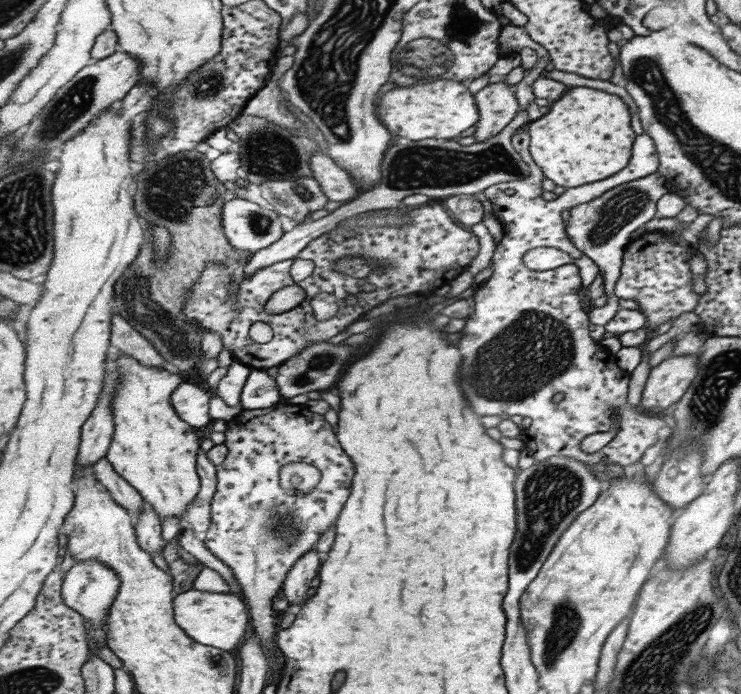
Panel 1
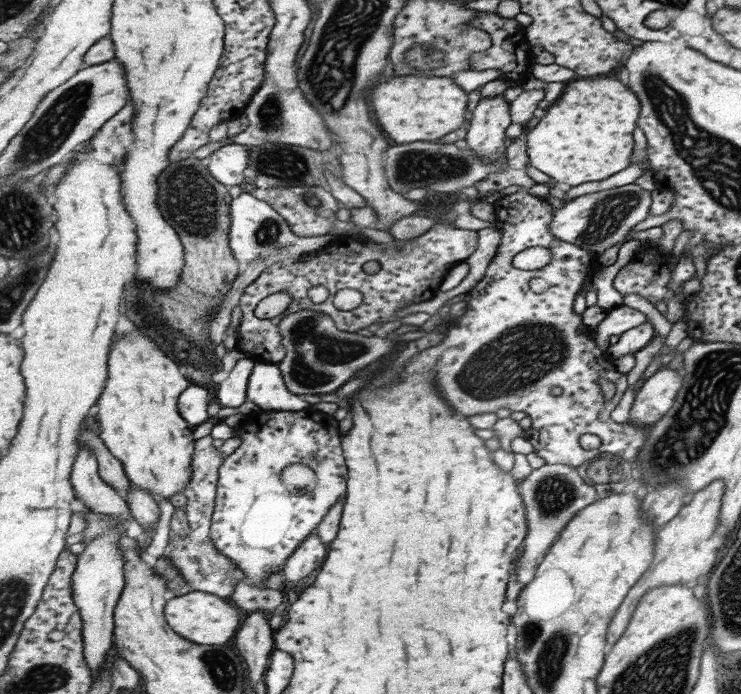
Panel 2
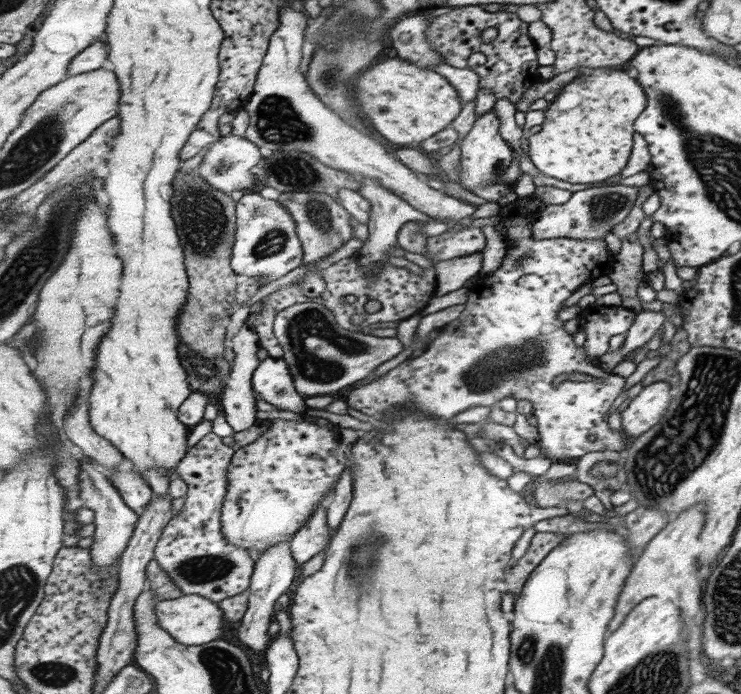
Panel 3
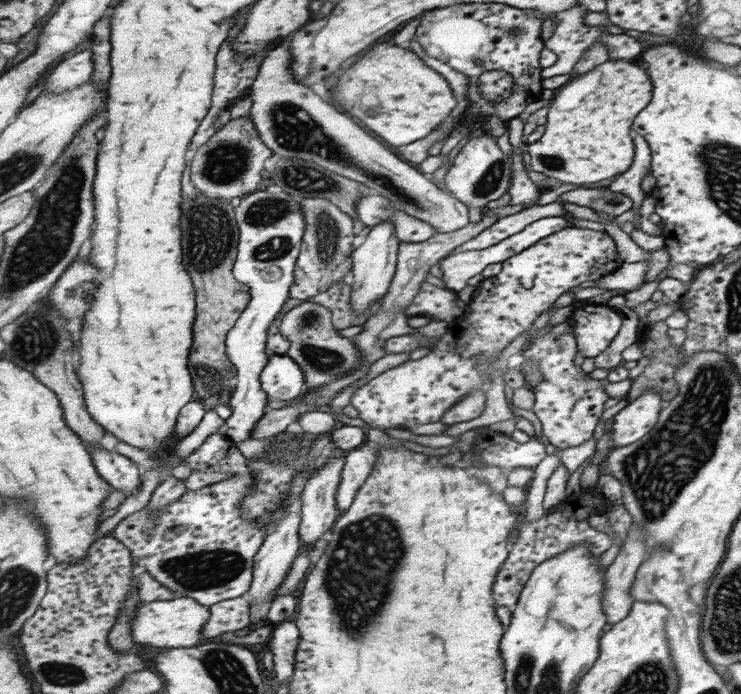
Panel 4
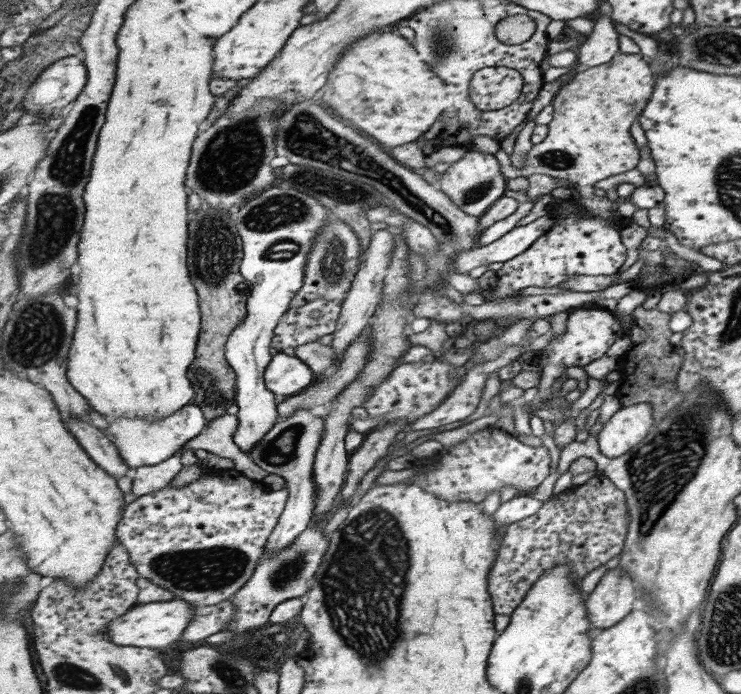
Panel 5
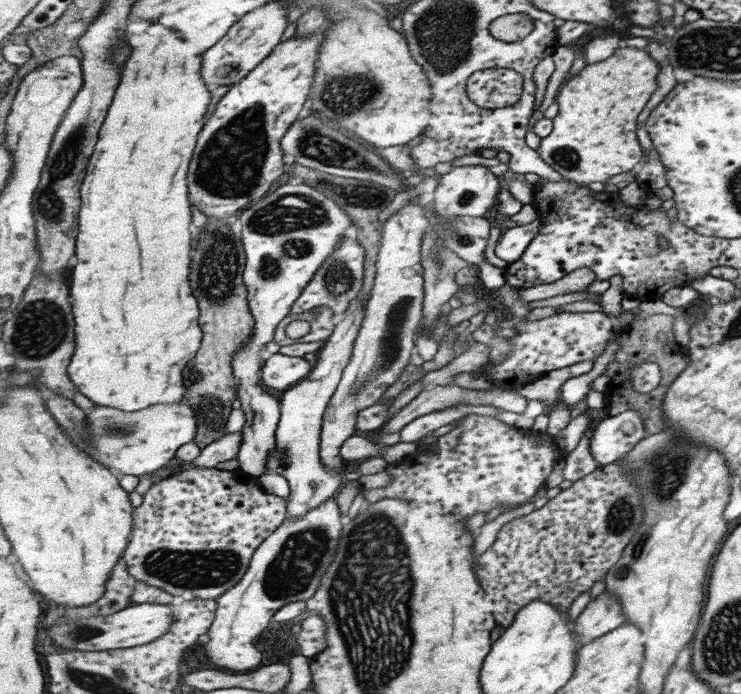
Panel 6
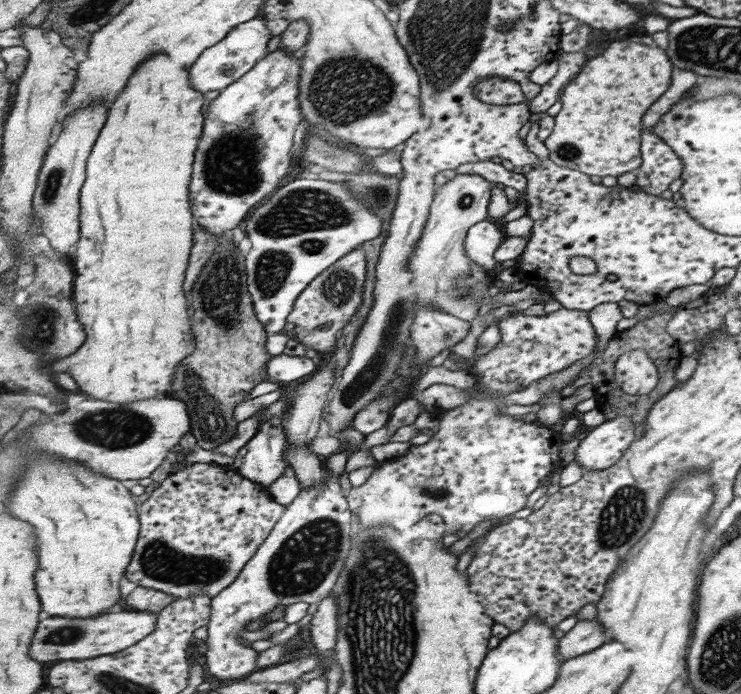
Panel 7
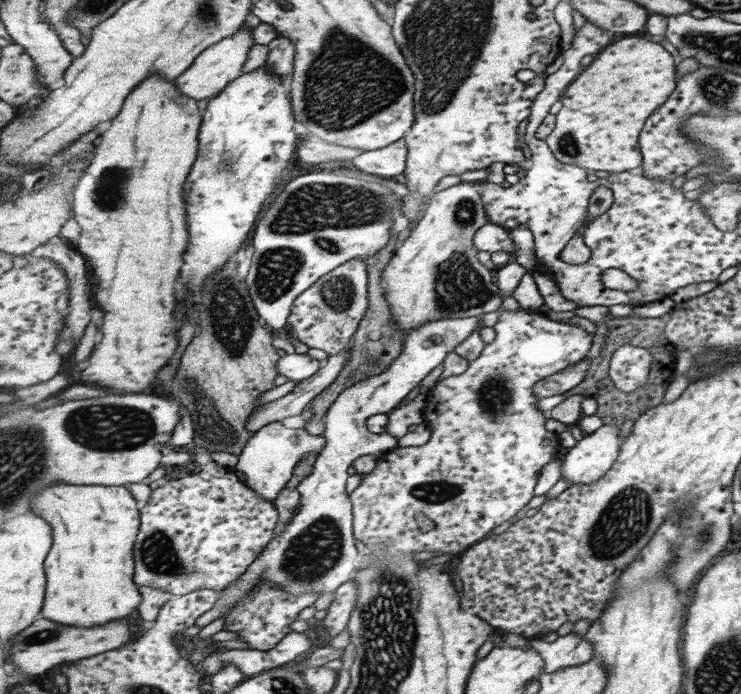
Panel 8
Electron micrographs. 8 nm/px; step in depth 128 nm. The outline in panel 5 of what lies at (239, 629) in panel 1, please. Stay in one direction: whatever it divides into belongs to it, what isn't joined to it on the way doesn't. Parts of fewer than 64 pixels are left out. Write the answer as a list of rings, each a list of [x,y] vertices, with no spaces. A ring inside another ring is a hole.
[[[175,598],[169,602],[150,602],[137,604],[124,616],[113,620],[108,628],[109,638],[119,646],[140,646],[141,648],[165,648],[181,640],[187,624],[194,618],[196,611],[189,602]]]

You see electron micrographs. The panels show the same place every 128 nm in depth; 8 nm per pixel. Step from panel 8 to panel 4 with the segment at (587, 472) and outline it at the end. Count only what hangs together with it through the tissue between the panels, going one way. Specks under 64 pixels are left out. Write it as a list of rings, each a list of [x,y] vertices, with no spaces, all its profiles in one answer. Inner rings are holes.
[[[646,390],[632,403],[627,404],[613,418],[613,448],[623,448],[640,441],[660,421],[661,396]]]

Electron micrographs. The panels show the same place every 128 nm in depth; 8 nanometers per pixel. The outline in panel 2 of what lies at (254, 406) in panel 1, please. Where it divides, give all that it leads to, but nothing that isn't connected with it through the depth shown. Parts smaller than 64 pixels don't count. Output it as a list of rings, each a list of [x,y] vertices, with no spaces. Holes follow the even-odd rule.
[[[256,363],[248,384],[248,400],[257,405],[259,409],[267,411],[293,412],[311,407],[301,395],[293,394],[293,391],[289,390],[279,363]]]

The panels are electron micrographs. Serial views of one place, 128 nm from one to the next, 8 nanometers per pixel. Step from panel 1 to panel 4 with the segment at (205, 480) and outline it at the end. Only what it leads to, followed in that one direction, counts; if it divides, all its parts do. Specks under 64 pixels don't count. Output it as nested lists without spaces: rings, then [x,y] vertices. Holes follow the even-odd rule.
[[[211,434],[205,440],[205,444],[199,450],[195,450],[187,461],[194,472],[223,472],[231,474],[231,477],[201,487],[195,492],[185,493],[171,505],[163,507],[163,511],[157,516],[149,514],[149,507],[130,514],[114,528],[112,535],[124,542],[132,551],[134,565],[141,571],[149,572],[158,582],[175,591],[179,597],[195,598],[197,602],[211,608],[218,602],[247,595],[252,589],[255,559],[264,546],[269,534],[269,524],[273,524],[273,521],[259,523],[257,519],[244,516],[244,502],[251,494],[253,474],[247,464],[248,458],[237,444],[225,435]]]

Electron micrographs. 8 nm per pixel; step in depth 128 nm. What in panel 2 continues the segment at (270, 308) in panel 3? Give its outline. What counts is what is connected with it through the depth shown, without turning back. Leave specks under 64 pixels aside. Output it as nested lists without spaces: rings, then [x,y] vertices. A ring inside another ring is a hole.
[[[437,221],[427,234],[415,240],[395,239],[391,246],[372,241],[365,242],[352,233],[334,236],[331,244],[319,250],[317,254],[309,254],[297,260],[279,262],[267,267],[261,276],[239,295],[236,302],[242,311],[242,318],[237,330],[237,348],[249,358],[253,358],[256,363],[280,363],[287,356],[287,350],[282,342],[281,321],[285,320],[287,315],[303,309],[319,309],[320,306],[309,296],[309,291],[319,285],[329,289],[330,298],[326,300],[323,308],[335,319],[339,329],[356,333],[365,328],[377,327],[380,322],[393,322],[397,320],[397,314],[403,308],[419,302],[427,302],[433,296],[437,296],[437,290],[440,290],[439,286],[443,283],[445,275],[449,273],[449,269],[467,260],[477,250],[477,246],[479,246],[479,232],[457,228],[445,221]],[[371,260],[383,264],[381,276],[377,274],[377,278],[385,278],[385,280],[375,281],[374,274],[365,273],[365,264]],[[344,288],[360,290],[365,294],[365,300],[359,308],[350,311],[335,308],[332,299],[339,290]],[[283,290],[287,290],[295,298],[287,310],[279,317],[257,318],[255,309],[259,303],[267,296]]]

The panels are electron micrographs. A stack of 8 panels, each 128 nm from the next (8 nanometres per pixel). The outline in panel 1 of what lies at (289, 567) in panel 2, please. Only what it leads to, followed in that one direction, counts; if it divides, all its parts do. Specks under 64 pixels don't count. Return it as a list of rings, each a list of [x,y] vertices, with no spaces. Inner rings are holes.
[[[315,548],[293,566],[282,589],[291,606],[299,605],[301,609],[305,605],[305,601],[309,598],[309,590],[311,590],[311,580],[314,581],[317,578],[321,564],[323,564],[323,560]]]

